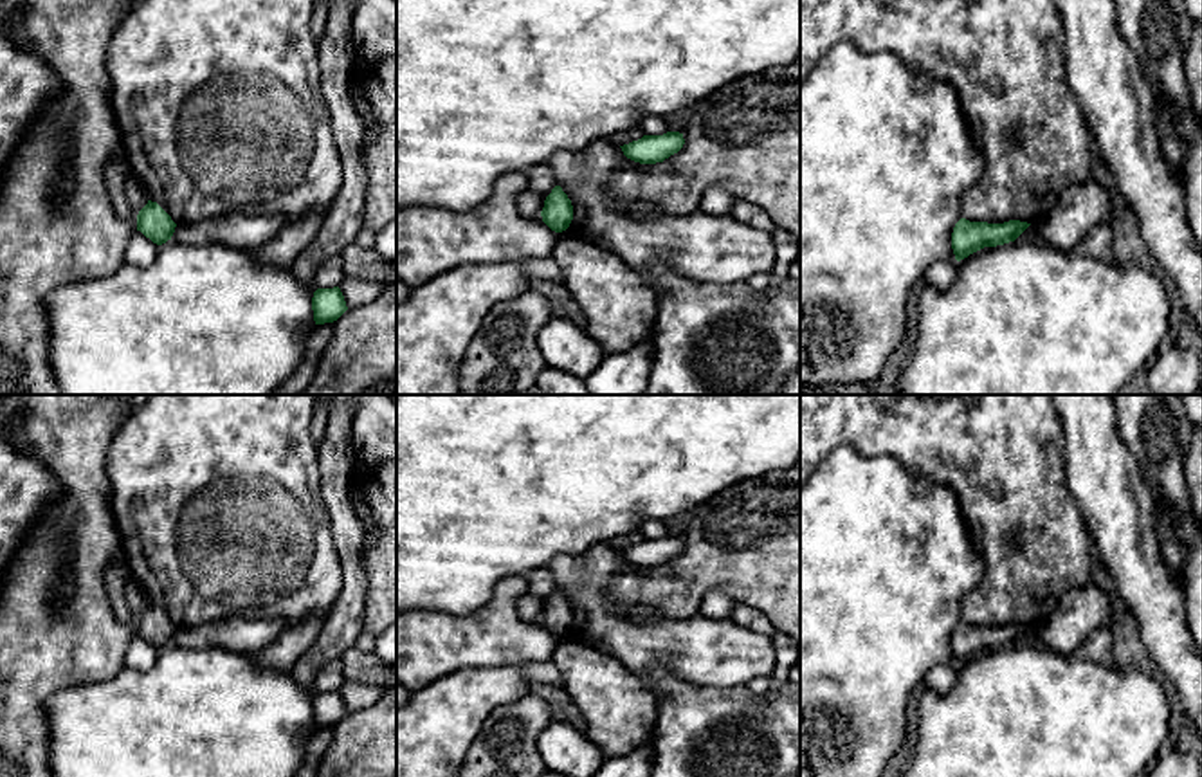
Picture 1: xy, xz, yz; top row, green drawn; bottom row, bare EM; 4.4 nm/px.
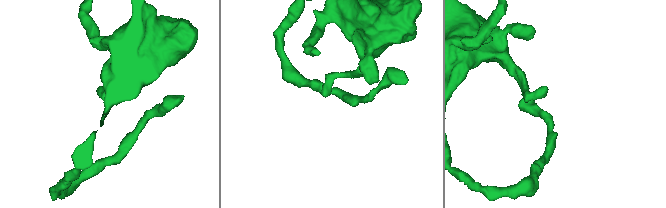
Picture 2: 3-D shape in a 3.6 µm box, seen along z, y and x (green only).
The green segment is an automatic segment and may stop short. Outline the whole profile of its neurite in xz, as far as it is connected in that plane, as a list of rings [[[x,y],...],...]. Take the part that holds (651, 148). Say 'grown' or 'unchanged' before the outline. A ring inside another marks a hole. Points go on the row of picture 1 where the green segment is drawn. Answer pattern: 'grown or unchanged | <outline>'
unchanged | [[[667,132],[663,135],[643,135],[638,141],[620,146],[624,155],[640,164],[663,162],[678,153],[685,144],[683,133]]]

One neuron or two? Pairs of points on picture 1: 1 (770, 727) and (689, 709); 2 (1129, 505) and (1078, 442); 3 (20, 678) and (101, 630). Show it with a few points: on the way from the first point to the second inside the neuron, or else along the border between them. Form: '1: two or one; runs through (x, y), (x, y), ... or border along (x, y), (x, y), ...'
1: one; runs through (750, 727), (709, 727)
2: one; runs through (1112, 489), (1094, 458)
3: one; runs through (40, 658), (51, 648), (81, 642)

